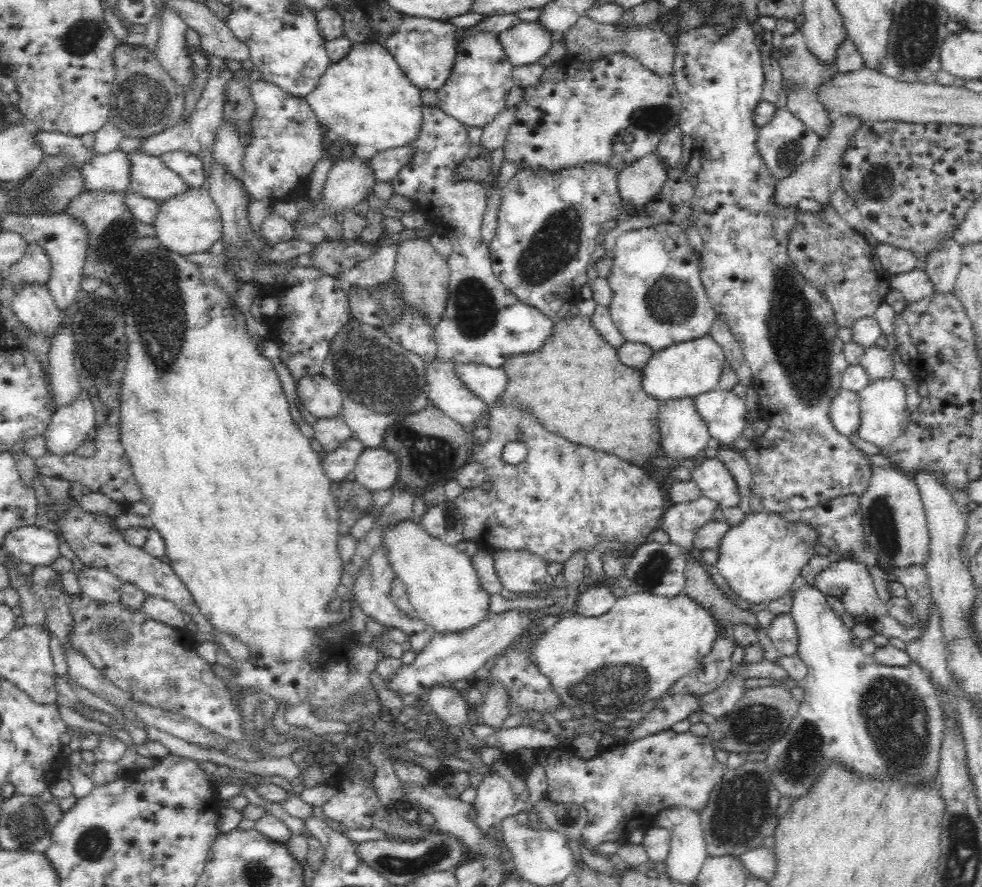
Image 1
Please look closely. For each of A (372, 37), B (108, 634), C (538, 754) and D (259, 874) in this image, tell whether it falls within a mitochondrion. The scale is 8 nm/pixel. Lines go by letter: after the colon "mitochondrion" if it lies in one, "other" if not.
A: other
B: mitochondrion
C: other
D: mitochondrion

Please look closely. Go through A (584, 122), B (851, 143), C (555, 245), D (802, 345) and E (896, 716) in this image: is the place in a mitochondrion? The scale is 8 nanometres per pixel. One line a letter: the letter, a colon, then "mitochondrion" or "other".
A: other
B: other
C: mitochondrion
D: mitochondrion
E: mitochondrion

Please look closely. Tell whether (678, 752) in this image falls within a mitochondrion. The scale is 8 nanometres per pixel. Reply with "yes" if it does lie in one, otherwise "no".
no

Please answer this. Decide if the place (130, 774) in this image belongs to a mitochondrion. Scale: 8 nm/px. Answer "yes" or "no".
no

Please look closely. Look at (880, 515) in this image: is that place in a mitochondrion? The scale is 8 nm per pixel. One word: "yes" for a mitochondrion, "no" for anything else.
yes

